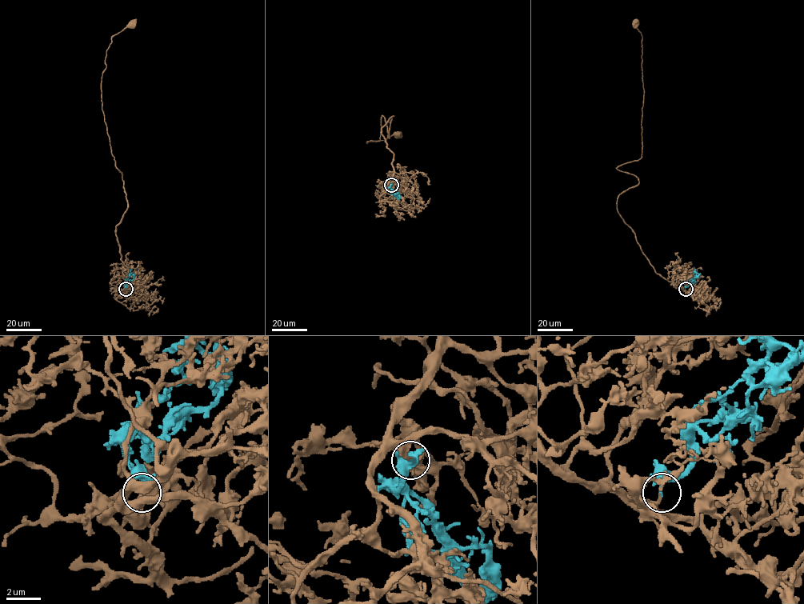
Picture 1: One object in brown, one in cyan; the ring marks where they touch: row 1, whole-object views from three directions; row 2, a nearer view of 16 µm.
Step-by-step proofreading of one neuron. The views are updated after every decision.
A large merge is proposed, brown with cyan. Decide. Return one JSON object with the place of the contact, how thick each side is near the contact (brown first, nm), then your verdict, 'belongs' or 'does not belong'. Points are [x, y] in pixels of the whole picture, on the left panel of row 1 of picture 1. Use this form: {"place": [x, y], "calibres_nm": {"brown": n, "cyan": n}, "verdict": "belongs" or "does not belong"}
{"place": [126, 289], "calibres_nm": {"brown": 200, "cyan": 200}, "verdict": "belongs"}

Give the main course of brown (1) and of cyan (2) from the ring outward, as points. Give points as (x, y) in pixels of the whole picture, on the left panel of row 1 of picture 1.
1: (126, 289), (128, 272), (115, 227), (127, 201), (111, 153), (101, 89), (111, 38), (132, 23)
2: (126, 289), (124, 283), (134, 278), (134, 275), (131, 274), (128, 278)

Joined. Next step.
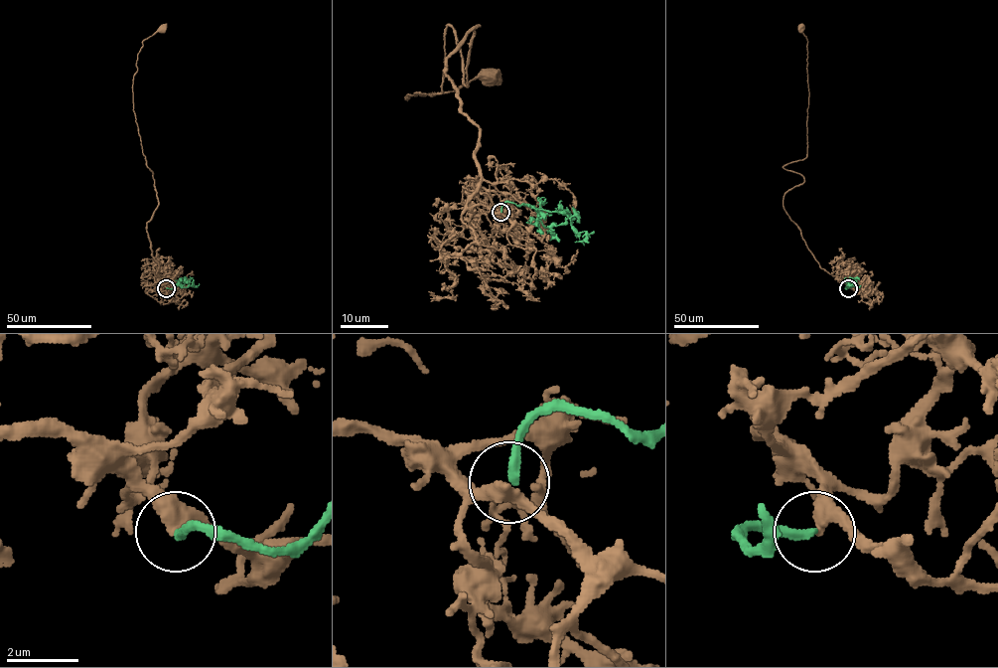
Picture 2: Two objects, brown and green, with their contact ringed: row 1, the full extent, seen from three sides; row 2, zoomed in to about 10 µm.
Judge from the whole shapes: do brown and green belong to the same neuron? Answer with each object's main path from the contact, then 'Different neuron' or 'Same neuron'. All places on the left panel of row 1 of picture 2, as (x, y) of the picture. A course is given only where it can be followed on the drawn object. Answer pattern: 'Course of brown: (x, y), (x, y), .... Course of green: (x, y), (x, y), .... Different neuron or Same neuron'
Course of brown: (166, 288), (154, 283), (158, 266), (146, 224), (158, 199), (143, 153), (132, 90), (143, 42), (162, 28). Course of green: (166, 288), (192, 286). Same neuron

